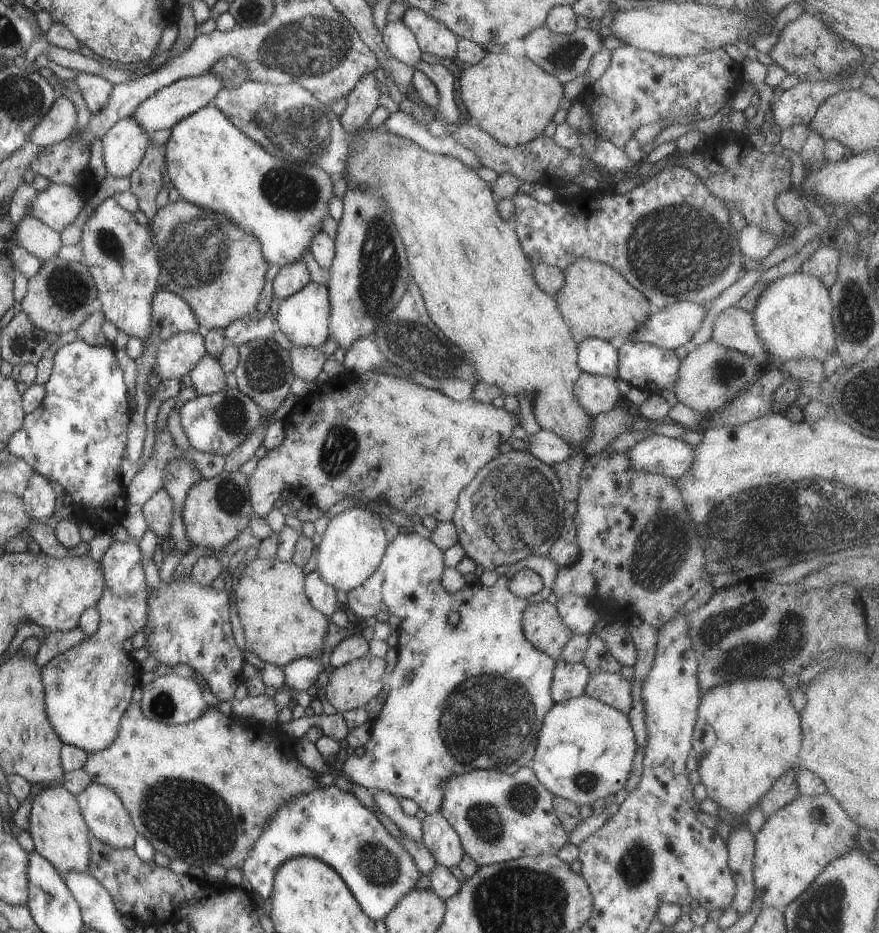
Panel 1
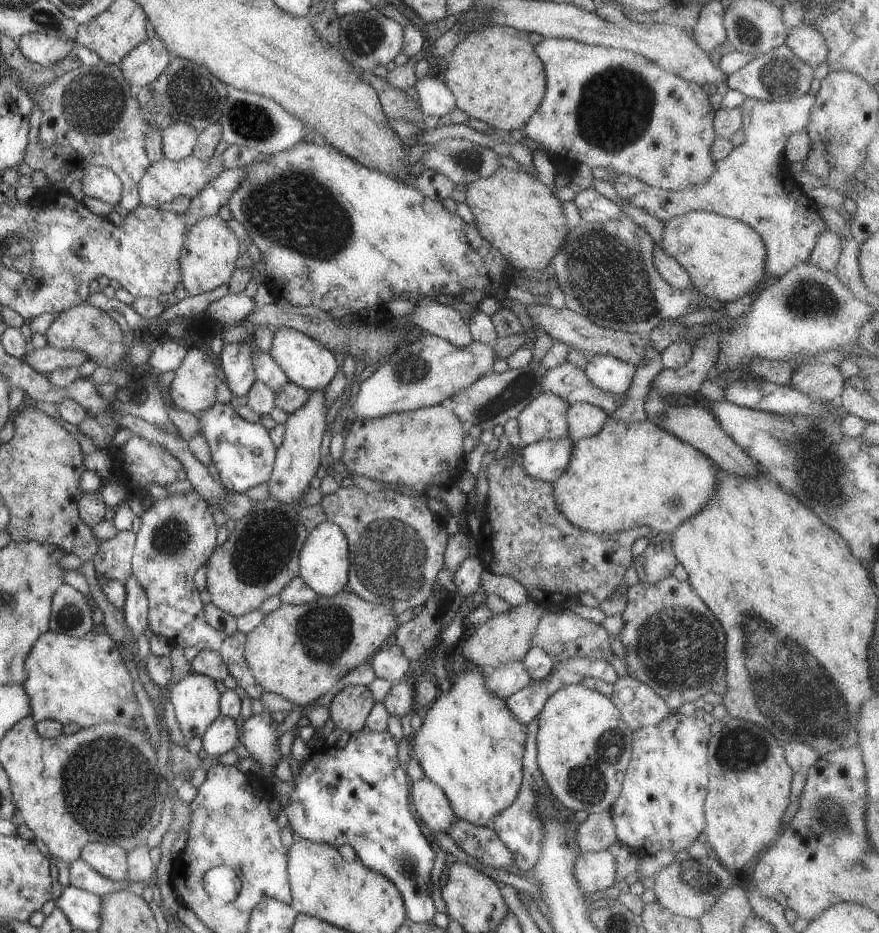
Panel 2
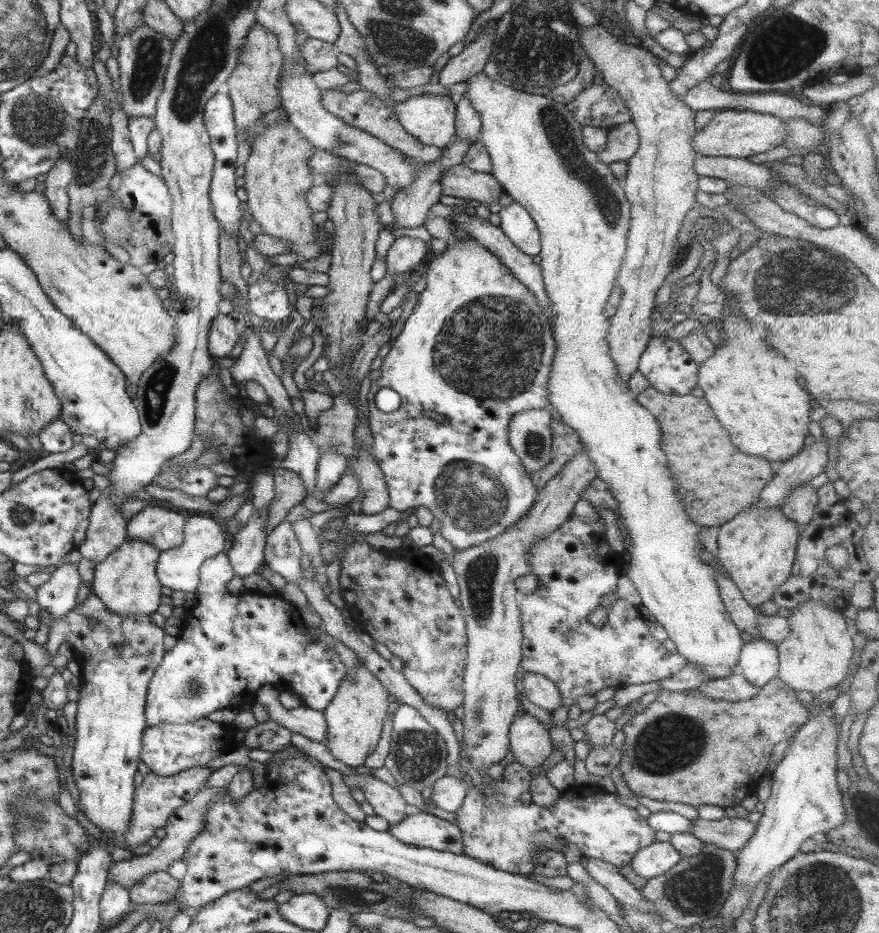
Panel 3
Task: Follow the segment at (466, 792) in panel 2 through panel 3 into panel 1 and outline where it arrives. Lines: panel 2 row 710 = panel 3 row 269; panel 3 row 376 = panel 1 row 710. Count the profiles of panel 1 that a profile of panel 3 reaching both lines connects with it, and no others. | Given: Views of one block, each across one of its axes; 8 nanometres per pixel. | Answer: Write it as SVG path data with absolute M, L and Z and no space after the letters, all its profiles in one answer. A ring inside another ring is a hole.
M414 532L405 535L398 534L391 542L387 543L380 563L375 568L375 572L372 572L371 576L368 576L359 586L346 592L347 607L356 616L369 618L369 616L372 616L373 613L379 610L379 612L387 612L389 615L398 616L400 622L397 627L397 645L395 646L397 649L397 660L394 668L385 676L385 682L389 686L387 696L385 696L381 708L377 712L377 717L371 722L368 739L362 746L363 755L360 758L353 755L348 756L344 760L341 770L349 776L350 782L363 786L363 788L369 791L385 791L387 794L397 798L397 800L409 798L425 813L432 813L438 810L440 800L442 799L440 784L448 776L469 772L473 769L503 771L504 773L511 772L513 774L519 767L529 764L534 755L536 738L540 731L544 714L554 703L550 695L550 684L552 681L552 670L556 662L543 651L537 650L524 637L521 615L523 609L528 604L545 601L545 598L552 592L551 585L558 571L557 565L553 564L553 561L547 556L528 556L510 564L507 572L496 578L496 581L491 586L484 587L479 582L471 583L465 585L462 591L453 594L449 594L446 590L442 589L440 576L443 569L442 552L429 539L424 539ZM526 568L530 568L540 576L542 588L539 592L527 598L513 596L507 589L507 583L516 572ZM450 610L456 610L459 614L458 622L453 626L449 625L447 621L447 614Z

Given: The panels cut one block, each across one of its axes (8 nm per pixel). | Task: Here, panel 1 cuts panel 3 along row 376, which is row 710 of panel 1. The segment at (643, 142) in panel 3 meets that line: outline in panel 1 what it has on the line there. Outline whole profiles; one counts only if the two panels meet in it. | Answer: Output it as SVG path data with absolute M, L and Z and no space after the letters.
M619 672L590 673L584 694L626 715L632 705L630 682L625 680Z

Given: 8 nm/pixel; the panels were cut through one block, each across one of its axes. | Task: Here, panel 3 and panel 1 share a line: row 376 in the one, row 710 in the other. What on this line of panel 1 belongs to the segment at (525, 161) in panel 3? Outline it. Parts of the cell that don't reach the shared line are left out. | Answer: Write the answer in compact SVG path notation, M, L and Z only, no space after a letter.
M583 694L560 703L553 703L544 714L529 765L537 780L552 795L571 801L578 807L585 804L591 806L595 800L606 801L624 788L625 780L631 772L631 760L637 748L628 715Z

